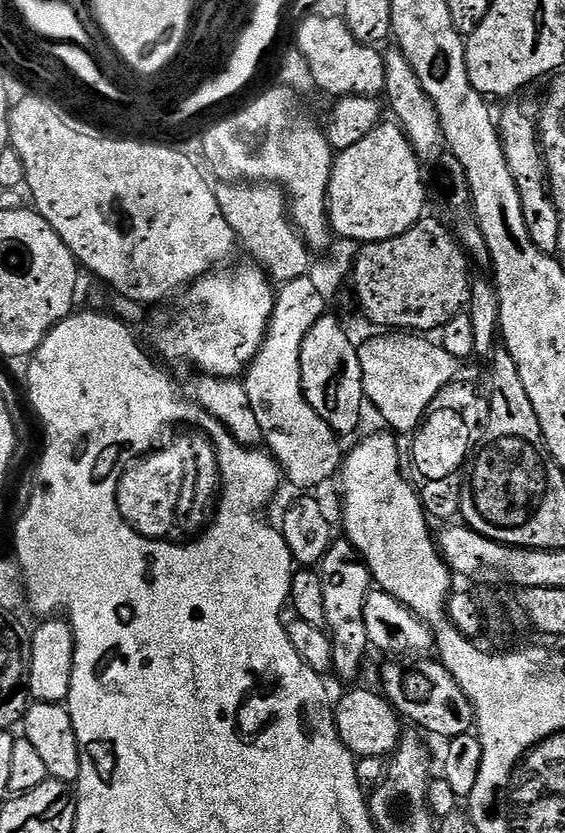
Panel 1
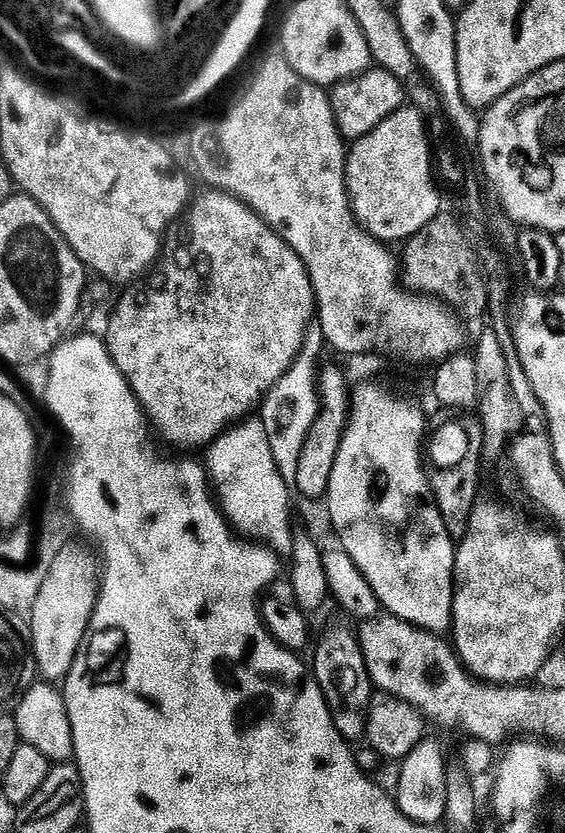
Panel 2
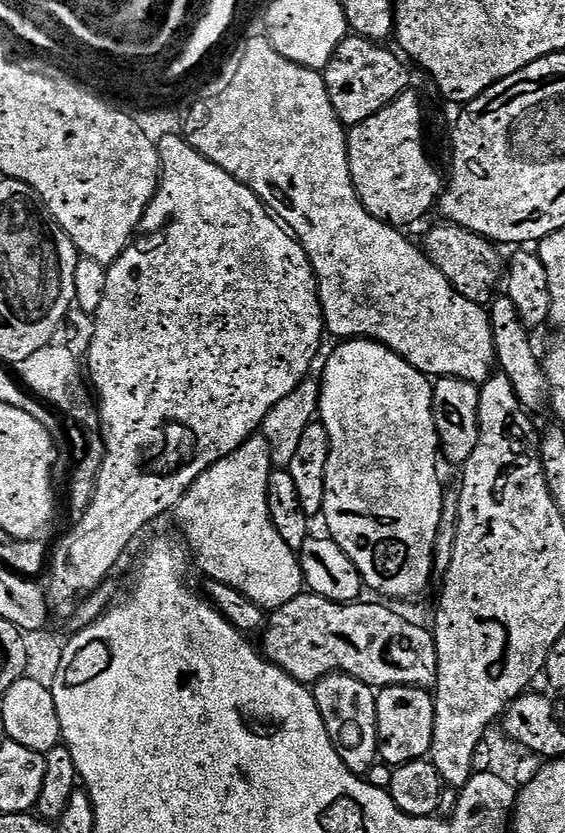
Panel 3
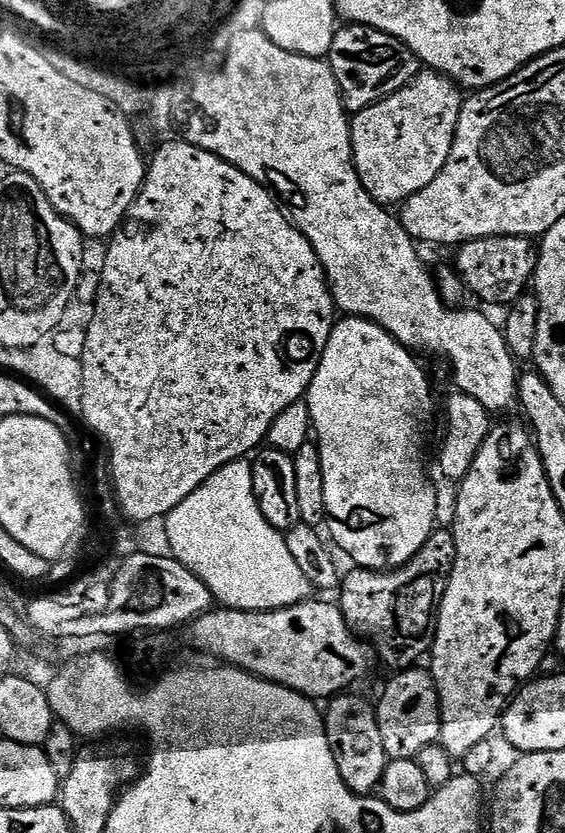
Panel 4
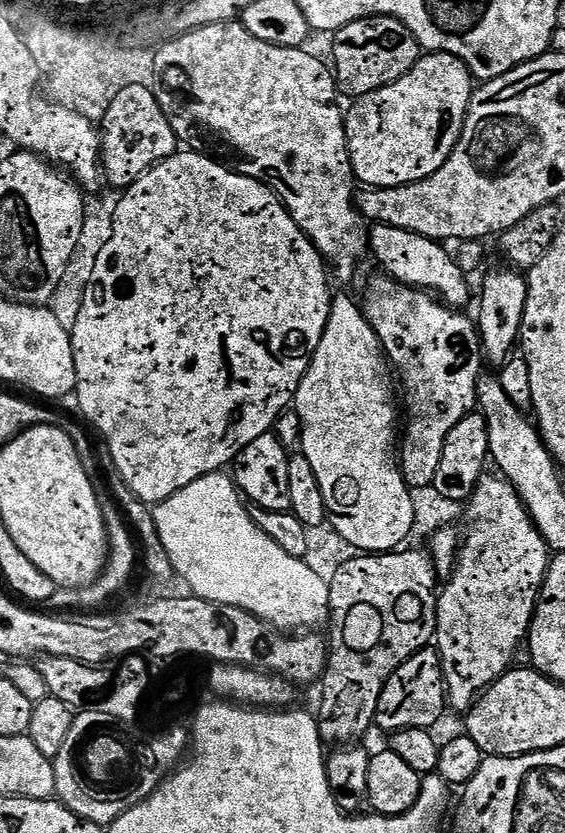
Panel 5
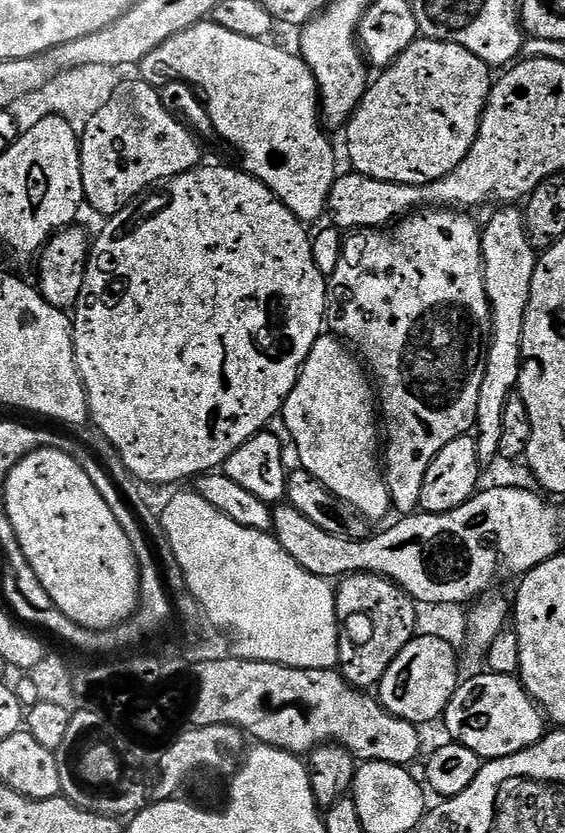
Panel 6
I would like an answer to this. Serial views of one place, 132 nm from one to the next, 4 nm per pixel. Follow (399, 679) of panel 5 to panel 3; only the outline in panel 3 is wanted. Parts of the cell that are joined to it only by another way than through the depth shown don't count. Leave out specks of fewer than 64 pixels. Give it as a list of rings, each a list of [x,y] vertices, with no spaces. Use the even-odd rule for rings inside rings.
[[[399,684],[376,692],[376,725],[378,726],[379,759],[391,766],[423,760],[432,751],[436,702],[426,688]]]

